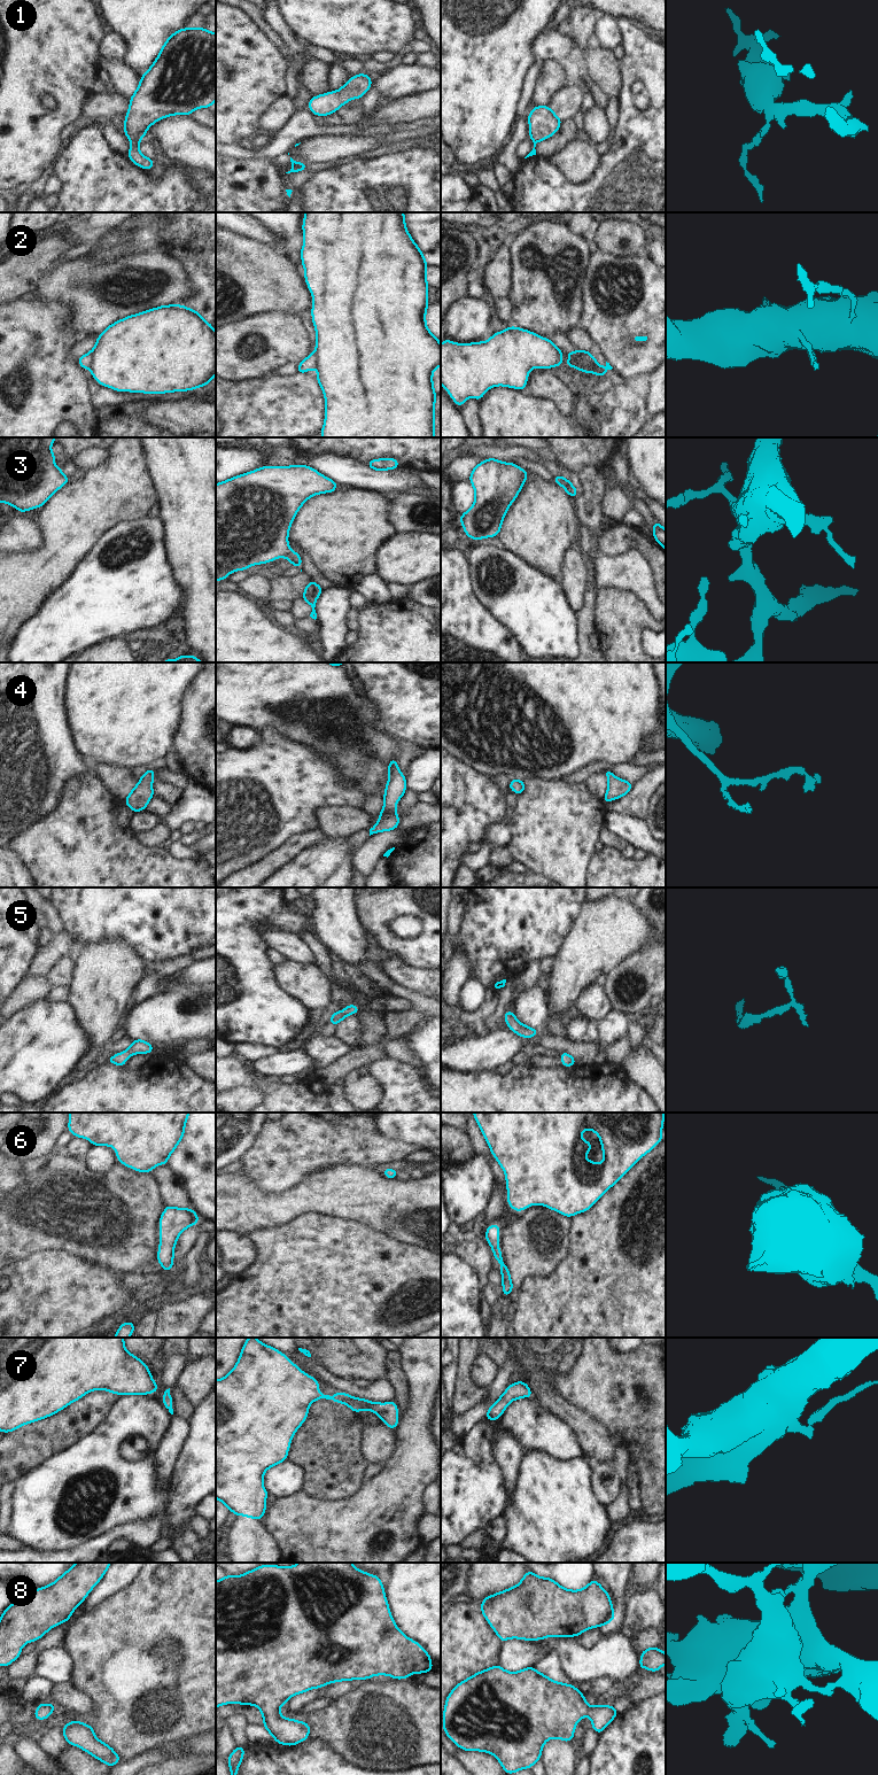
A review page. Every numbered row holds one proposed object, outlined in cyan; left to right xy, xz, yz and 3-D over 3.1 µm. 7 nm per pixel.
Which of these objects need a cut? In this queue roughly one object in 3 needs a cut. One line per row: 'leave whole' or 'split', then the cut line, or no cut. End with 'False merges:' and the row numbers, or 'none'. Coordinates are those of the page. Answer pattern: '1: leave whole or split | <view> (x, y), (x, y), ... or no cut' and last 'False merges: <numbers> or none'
1: leave whole | no cut
2: split | xy (91, 353), (91, 364), (88, 366)
3: leave whole | no cut
4: leave whole | no cut
5: leave whole | no cut
6: leave whole | no cut
7: leave whole | no cut
8: leave whole | no cut
False merges: 2

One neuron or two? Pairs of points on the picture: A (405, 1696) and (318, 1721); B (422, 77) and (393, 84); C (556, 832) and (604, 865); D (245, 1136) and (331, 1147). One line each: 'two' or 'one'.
A: one
B: one
C: two
D: two

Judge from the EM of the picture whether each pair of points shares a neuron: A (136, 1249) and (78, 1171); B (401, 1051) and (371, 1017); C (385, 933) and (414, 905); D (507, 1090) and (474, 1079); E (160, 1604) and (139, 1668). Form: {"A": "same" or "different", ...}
{"A": "same", "B": "same", "C": "same", "D": "same", "E": "same"}

